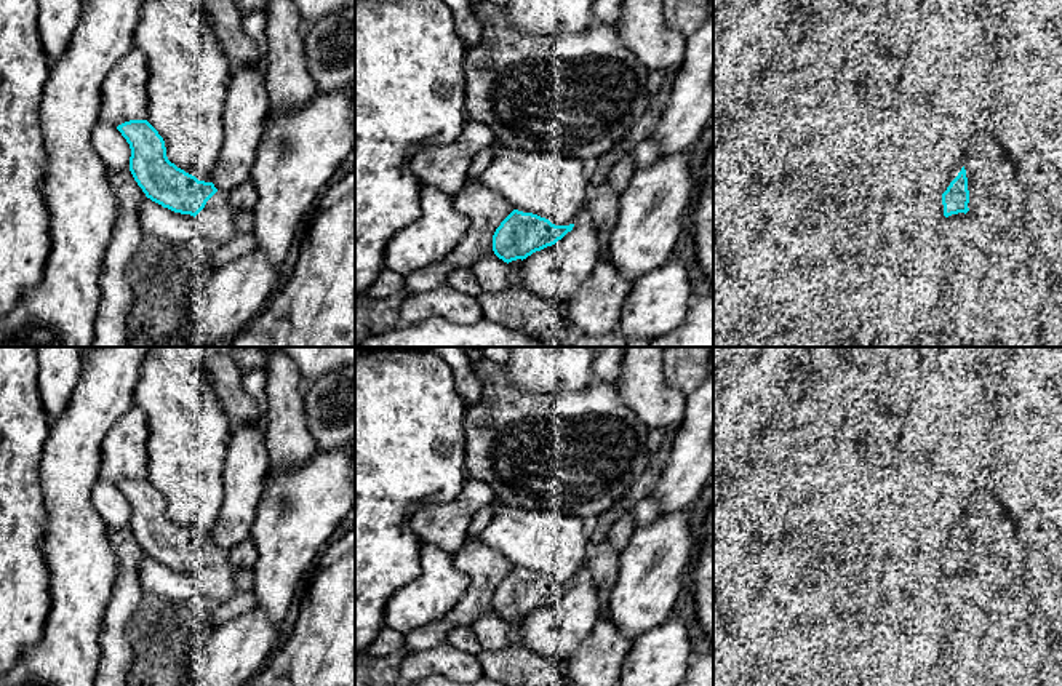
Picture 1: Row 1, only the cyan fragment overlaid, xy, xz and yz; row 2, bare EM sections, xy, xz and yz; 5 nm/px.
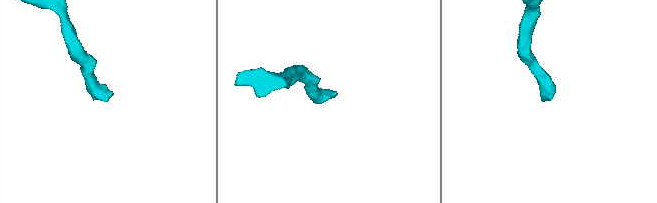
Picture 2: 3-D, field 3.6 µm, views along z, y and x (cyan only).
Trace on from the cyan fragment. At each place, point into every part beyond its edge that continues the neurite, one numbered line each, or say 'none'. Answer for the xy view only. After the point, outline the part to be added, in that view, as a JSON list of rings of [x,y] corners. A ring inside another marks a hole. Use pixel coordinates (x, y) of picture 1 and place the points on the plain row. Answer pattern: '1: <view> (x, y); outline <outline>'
1: xy (215, 581); outline [[[216,550],[195,574],[198,593],[206,600],[208,609],[214,611],[235,595],[235,569],[230,564],[229,552]]]

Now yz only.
1: yz (955, 578); outline [[[964,571],[948,574],[947,576],[948,585],[947,587],[950,588],[953,585],[958,585],[963,580],[964,576],[966,576]]]

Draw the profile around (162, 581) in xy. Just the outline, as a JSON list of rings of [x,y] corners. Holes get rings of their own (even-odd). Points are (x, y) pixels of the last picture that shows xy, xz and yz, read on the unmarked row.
[[[150,556],[142,560],[138,574],[144,593],[154,593],[174,603],[187,603],[198,595],[194,574],[174,571]]]

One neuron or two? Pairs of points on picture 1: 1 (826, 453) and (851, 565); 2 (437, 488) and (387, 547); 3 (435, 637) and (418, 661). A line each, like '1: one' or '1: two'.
1: one
2: one
3: two

